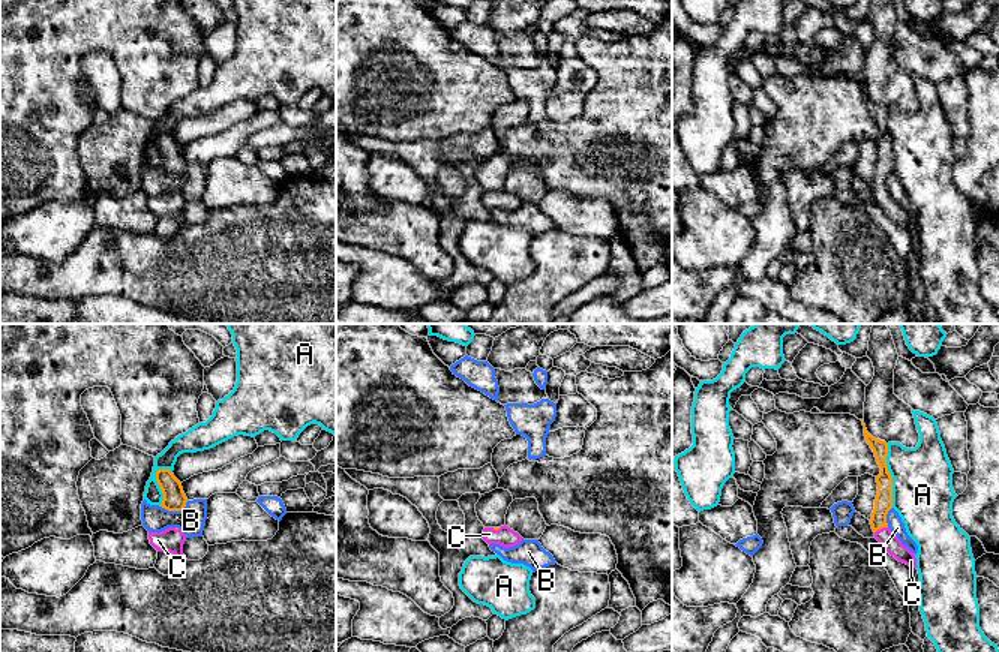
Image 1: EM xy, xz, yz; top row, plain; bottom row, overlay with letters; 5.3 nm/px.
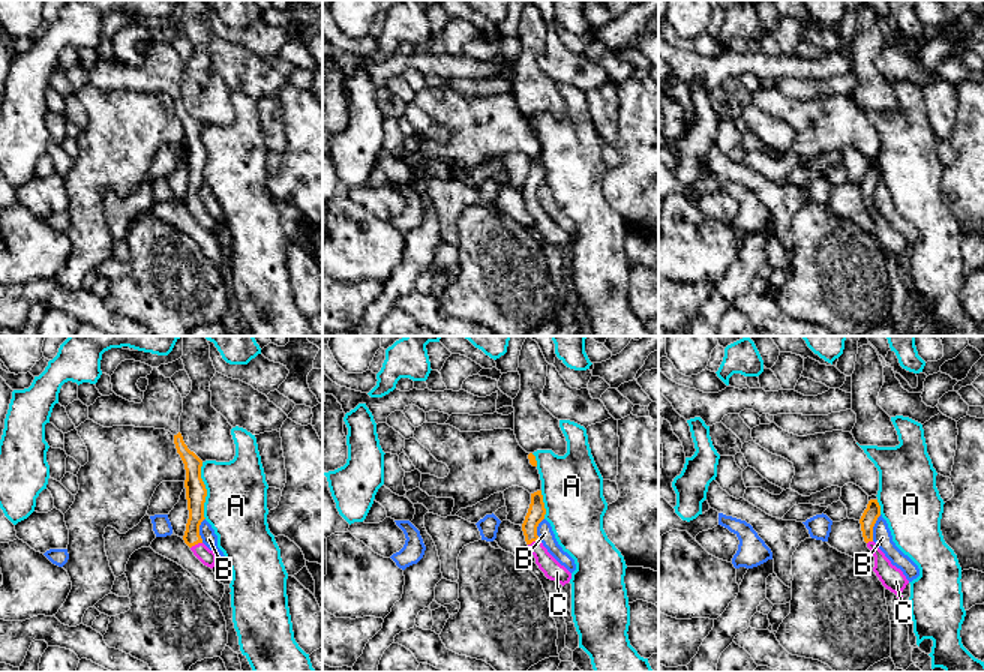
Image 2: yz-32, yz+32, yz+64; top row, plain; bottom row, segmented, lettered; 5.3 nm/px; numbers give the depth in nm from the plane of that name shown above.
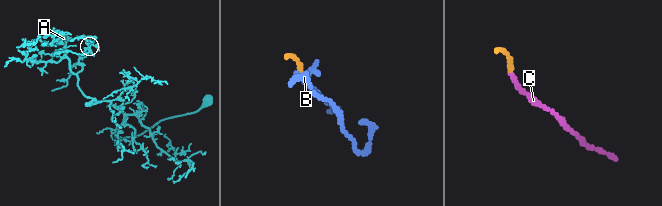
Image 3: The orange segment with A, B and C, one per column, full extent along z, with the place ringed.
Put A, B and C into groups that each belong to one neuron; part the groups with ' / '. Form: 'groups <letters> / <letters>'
groups A / B / C

